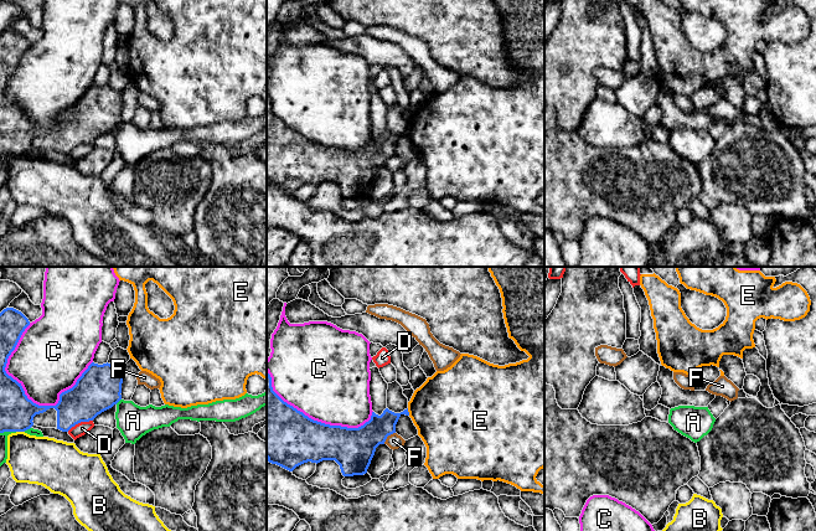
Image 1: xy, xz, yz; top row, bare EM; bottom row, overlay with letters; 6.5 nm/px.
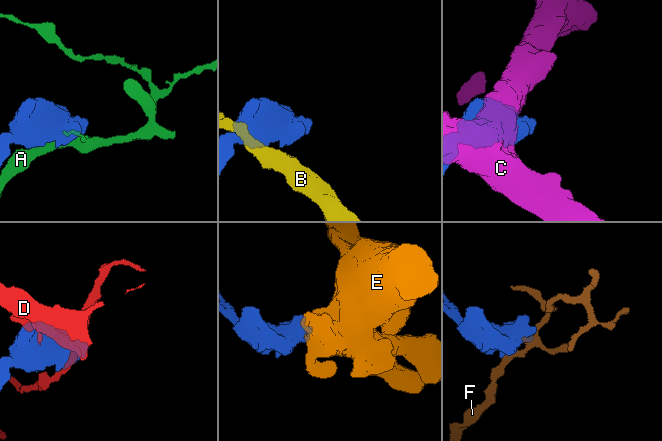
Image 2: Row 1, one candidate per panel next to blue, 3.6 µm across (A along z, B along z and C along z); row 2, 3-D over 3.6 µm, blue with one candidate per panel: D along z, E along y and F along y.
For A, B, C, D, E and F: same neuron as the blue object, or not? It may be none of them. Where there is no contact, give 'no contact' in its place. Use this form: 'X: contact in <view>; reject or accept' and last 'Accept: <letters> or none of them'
A: contact in xy; reject
B: contact in xy; reject
C: contact in xy; reject
D: contact in xy; reject
E: contact in xz; reject
F: contact in xz; reject
Accept: none of them

